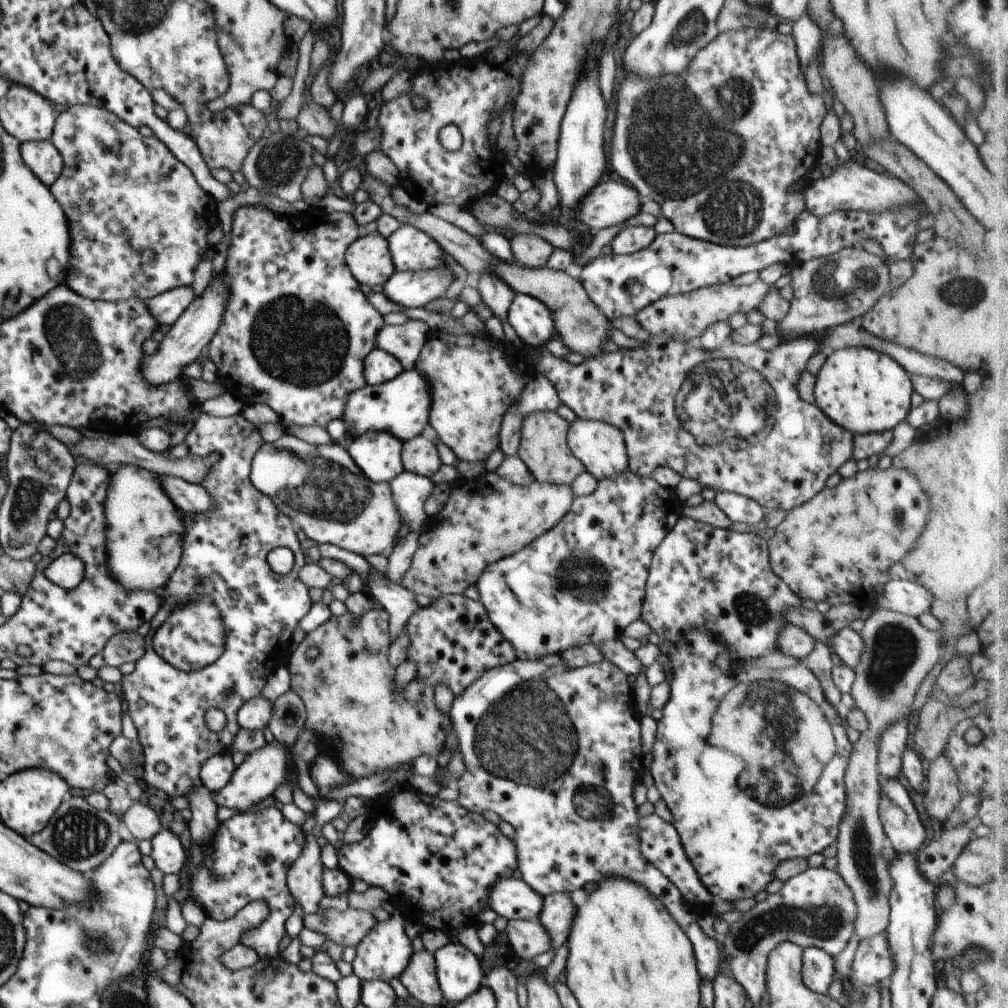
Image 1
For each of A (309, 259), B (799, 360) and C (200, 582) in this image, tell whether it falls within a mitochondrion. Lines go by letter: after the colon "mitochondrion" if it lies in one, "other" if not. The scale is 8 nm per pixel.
A: other
B: other
C: other

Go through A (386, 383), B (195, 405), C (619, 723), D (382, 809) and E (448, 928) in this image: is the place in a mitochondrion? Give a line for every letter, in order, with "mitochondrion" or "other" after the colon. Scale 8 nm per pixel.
A: other
B: other
C: other
D: other
E: other

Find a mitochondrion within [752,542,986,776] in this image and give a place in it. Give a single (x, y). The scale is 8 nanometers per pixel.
(895, 648)

